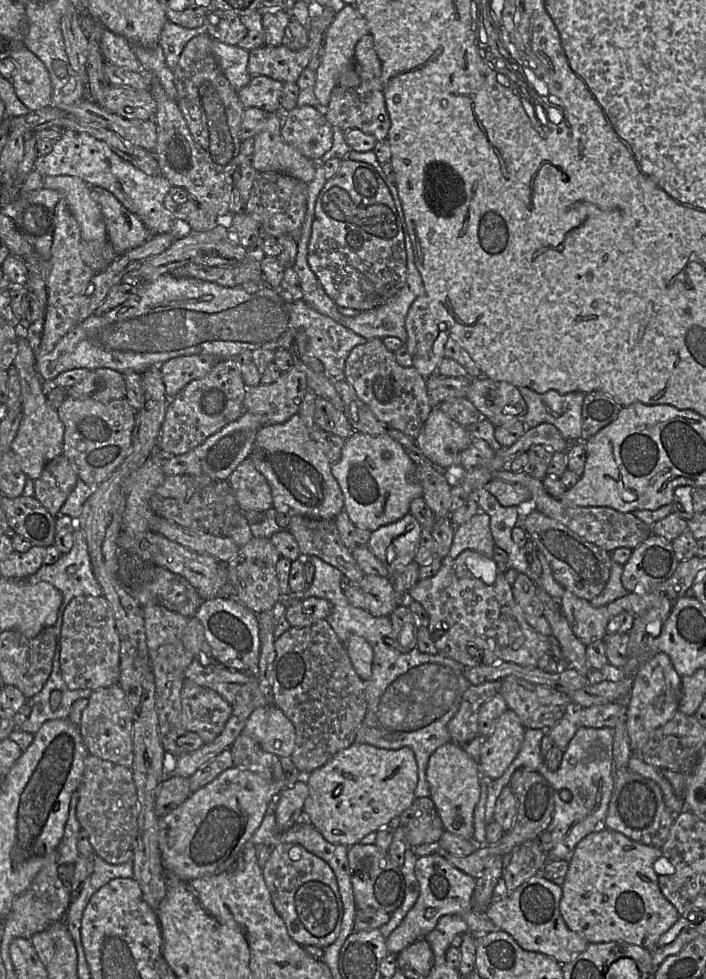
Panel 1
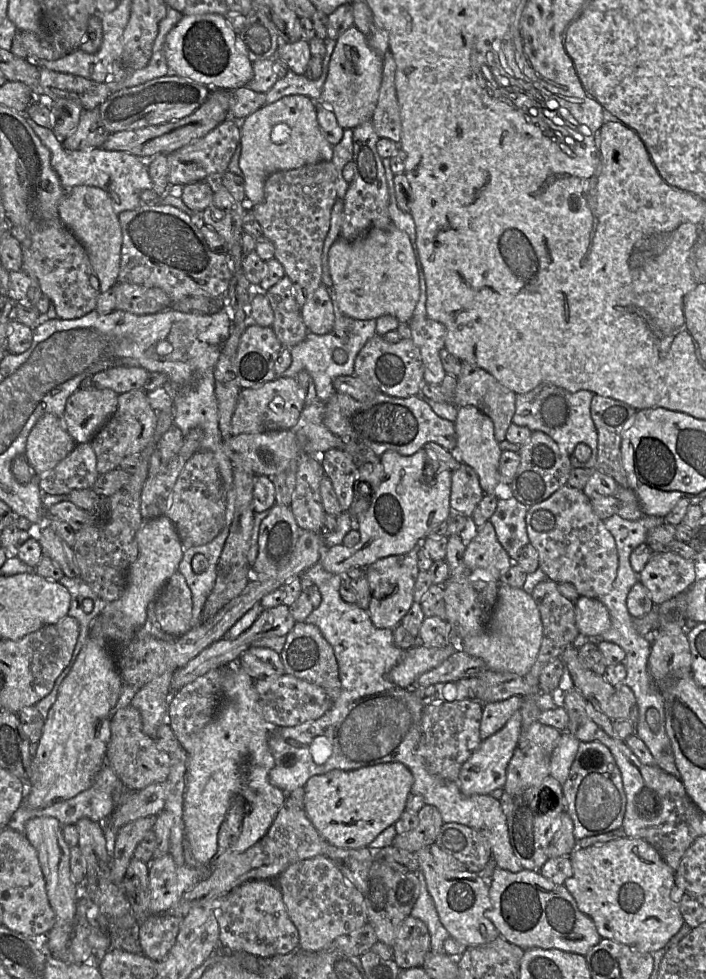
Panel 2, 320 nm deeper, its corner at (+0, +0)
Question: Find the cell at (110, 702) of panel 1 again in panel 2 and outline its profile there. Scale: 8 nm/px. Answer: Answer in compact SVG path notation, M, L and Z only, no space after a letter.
M129 705L119 709L110 720L110 739L105 753L109 765L129 791L138 791L154 783L165 783L170 770L169 754L157 749L155 741L142 731L139 711Z

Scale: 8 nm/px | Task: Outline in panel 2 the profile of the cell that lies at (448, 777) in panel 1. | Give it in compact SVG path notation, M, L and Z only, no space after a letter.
M496 867L489 885L489 898L491 907L485 911L484 916L494 924L502 938L523 950L557 948L585 956L602 939L594 921L579 910L568 889L563 884L557 885L545 878L540 871L523 869L517 873L512 873Z

